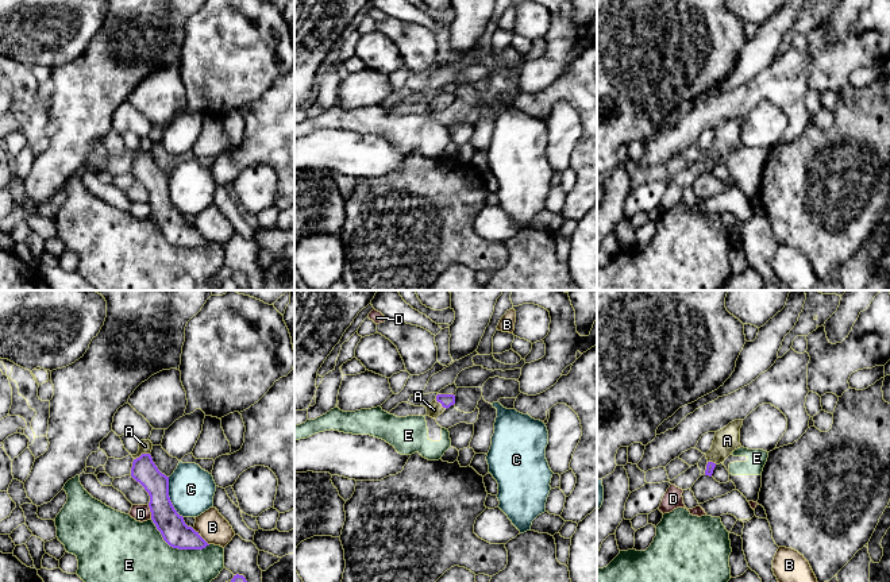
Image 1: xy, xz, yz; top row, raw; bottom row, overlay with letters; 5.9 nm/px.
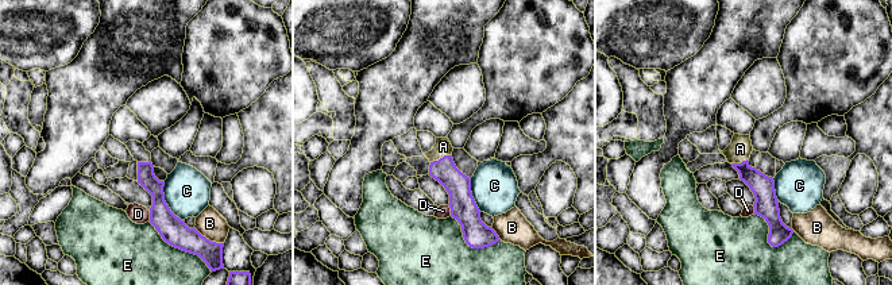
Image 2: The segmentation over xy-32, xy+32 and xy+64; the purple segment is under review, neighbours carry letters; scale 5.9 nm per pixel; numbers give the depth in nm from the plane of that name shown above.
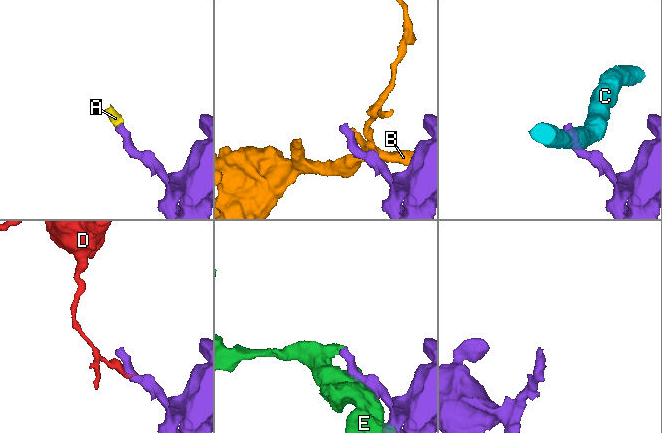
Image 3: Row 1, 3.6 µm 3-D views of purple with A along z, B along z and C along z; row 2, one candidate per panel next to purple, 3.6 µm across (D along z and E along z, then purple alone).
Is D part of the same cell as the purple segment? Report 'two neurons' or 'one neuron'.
two neurons

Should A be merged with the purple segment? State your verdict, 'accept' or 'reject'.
accept

